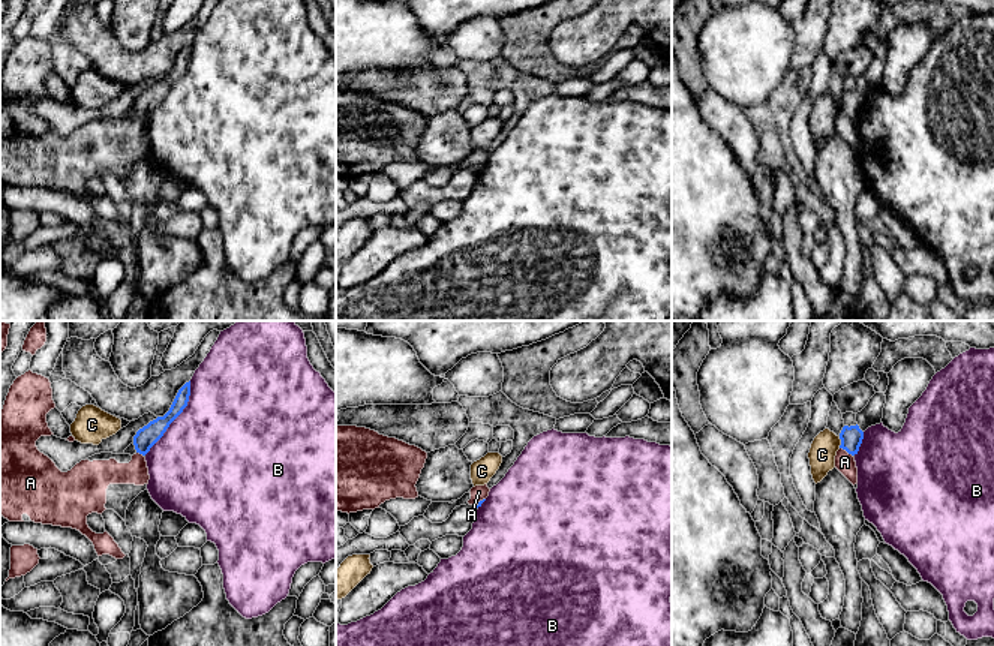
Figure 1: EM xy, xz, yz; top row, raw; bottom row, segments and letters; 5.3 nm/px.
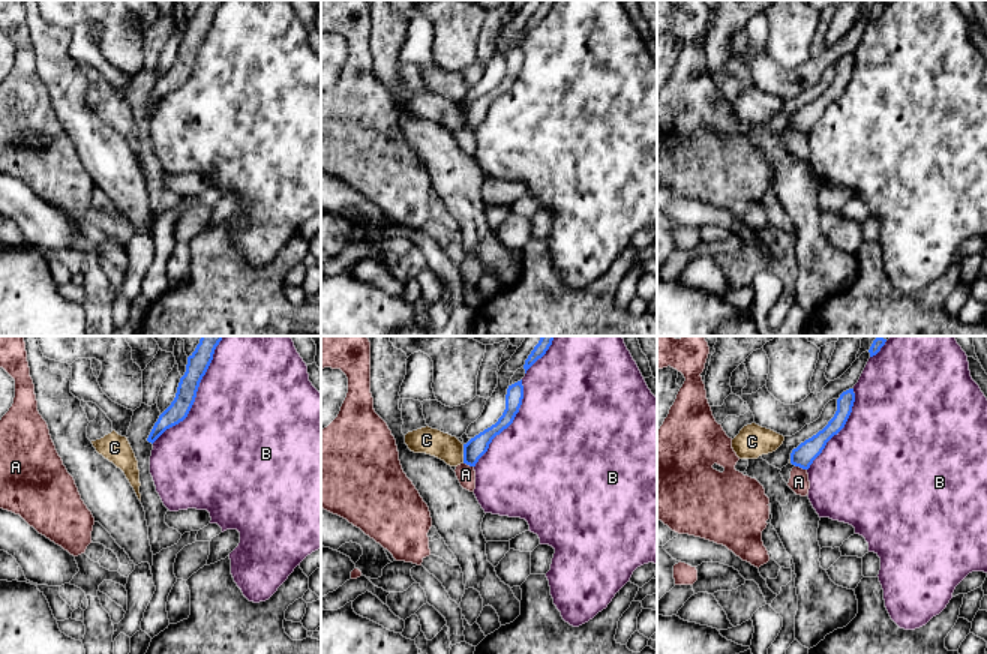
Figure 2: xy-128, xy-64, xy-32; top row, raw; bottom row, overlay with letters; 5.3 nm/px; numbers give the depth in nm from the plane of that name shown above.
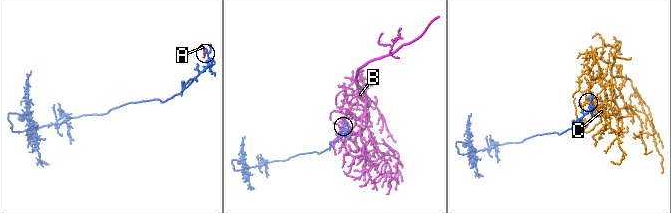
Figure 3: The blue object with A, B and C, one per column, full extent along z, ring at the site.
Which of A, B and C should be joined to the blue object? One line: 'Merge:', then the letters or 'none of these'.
Merge: none of these

